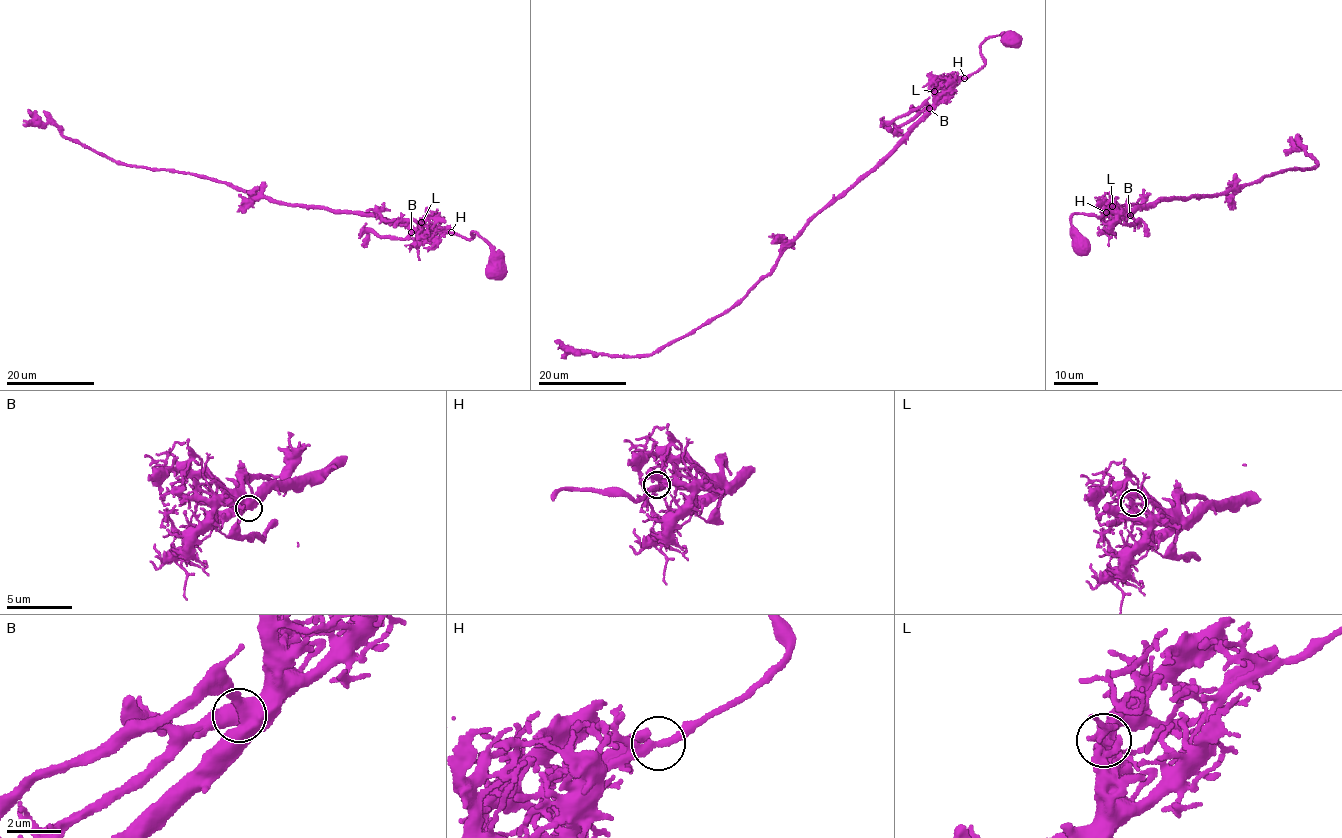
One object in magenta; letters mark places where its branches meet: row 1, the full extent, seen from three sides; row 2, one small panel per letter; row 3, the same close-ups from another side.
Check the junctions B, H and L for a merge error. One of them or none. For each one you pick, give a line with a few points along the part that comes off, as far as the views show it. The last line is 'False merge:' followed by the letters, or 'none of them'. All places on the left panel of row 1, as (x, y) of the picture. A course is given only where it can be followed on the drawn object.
False merge: none of them

